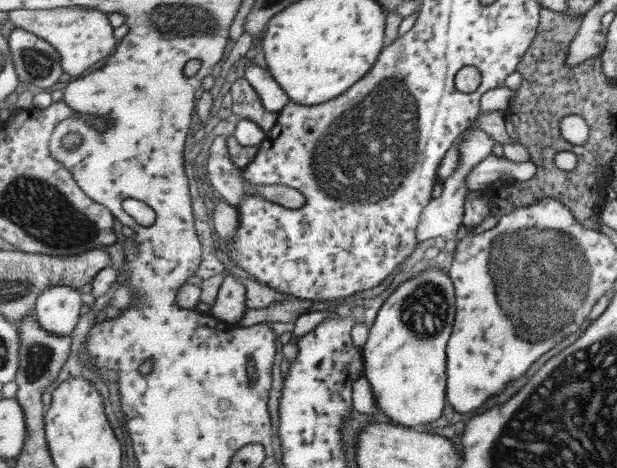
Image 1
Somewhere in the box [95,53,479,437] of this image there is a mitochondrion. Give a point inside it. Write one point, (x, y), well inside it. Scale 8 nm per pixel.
(385, 122)

